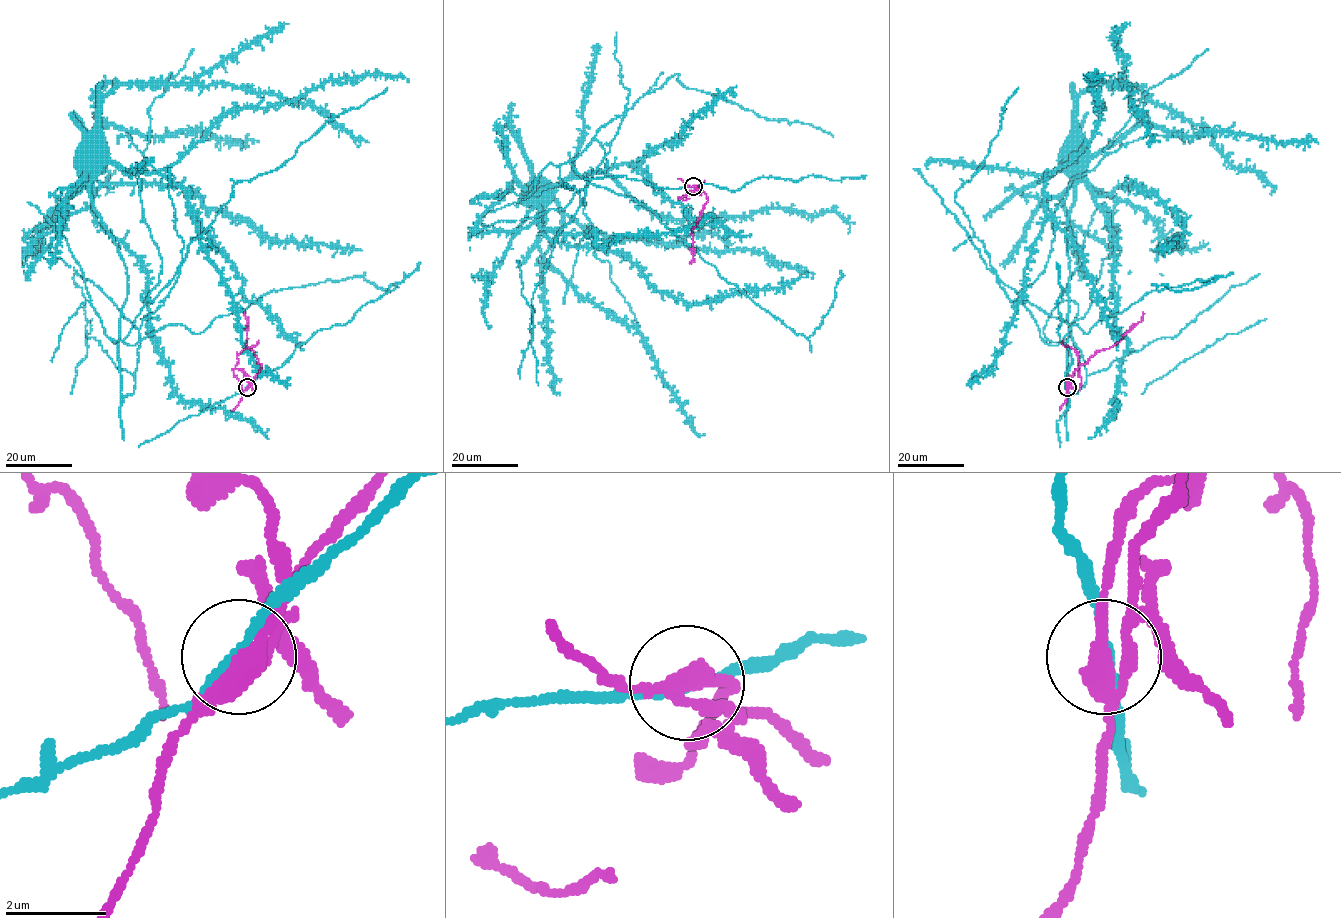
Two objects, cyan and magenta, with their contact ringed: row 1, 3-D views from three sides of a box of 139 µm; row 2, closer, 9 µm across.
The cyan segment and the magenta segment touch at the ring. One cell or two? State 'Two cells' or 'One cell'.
Two cells

